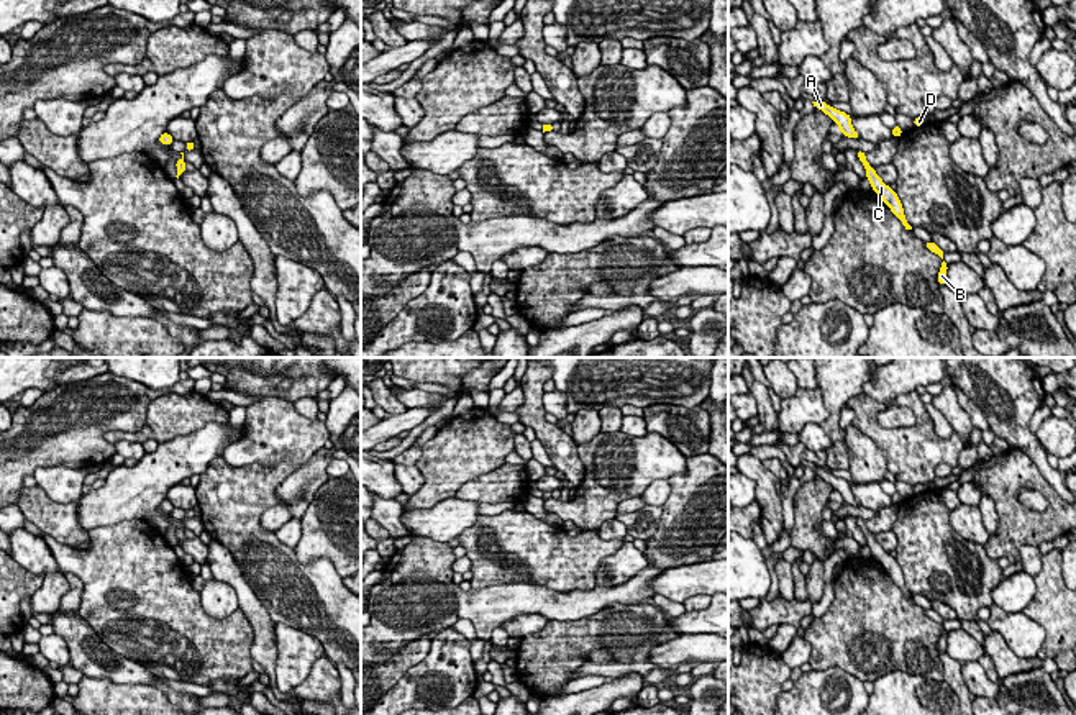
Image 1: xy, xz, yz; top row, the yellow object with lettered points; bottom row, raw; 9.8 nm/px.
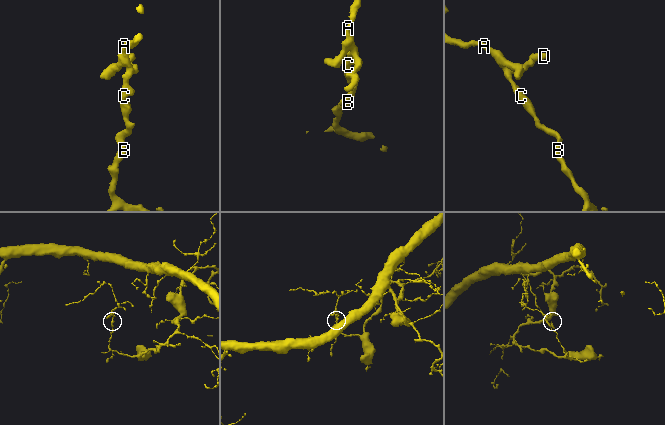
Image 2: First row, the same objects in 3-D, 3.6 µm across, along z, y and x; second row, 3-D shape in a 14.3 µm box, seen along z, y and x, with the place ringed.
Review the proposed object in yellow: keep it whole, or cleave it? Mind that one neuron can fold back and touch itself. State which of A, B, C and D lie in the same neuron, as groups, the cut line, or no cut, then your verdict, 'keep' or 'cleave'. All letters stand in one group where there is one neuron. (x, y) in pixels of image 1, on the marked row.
A B C D; no cut; keep

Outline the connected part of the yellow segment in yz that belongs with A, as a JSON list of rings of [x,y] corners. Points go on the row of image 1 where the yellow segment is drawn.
[[[823,100],[812,102],[815,108],[828,115],[833,123],[840,126],[843,136],[859,139],[859,134],[853,130],[851,116],[845,112],[835,110],[832,105],[827,105]]]

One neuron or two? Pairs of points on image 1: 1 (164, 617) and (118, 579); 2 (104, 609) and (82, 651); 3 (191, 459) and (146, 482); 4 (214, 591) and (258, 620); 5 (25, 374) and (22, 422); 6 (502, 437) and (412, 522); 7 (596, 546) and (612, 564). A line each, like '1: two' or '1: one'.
1: one
2: two
3: one
4: two
5: two
6: two
7: two

